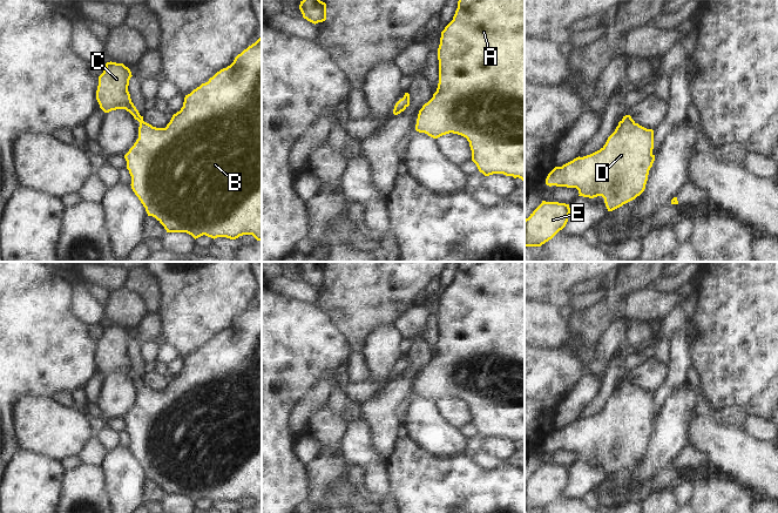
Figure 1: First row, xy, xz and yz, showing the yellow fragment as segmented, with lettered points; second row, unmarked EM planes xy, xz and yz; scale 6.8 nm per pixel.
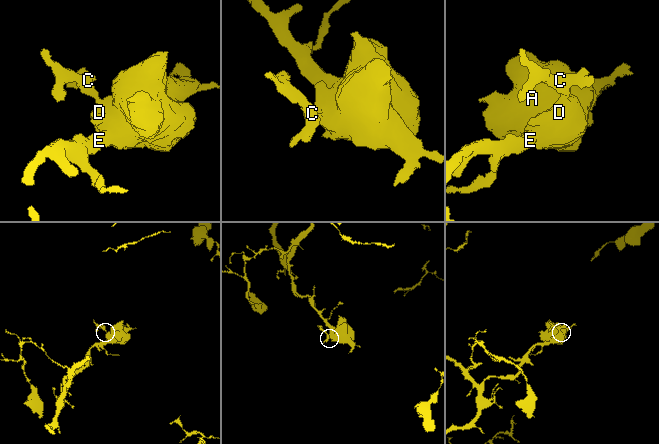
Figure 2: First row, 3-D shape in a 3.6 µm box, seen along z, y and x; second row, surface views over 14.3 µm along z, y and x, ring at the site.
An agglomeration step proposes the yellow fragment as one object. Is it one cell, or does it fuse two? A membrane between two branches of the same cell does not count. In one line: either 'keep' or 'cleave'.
keep

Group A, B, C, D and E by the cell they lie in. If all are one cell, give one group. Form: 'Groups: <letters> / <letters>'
Groups: A B C D E

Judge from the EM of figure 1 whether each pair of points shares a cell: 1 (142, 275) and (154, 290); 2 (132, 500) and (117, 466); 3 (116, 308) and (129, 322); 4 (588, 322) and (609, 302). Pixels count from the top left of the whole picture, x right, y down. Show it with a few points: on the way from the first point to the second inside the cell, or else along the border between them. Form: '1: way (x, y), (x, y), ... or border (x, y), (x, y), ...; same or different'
1: way (142, 278), (150, 287); same
2: way (127, 492), (124, 474); same
3: way (120, 311), (127, 318); same
4: way (593, 318), (604, 306); same

